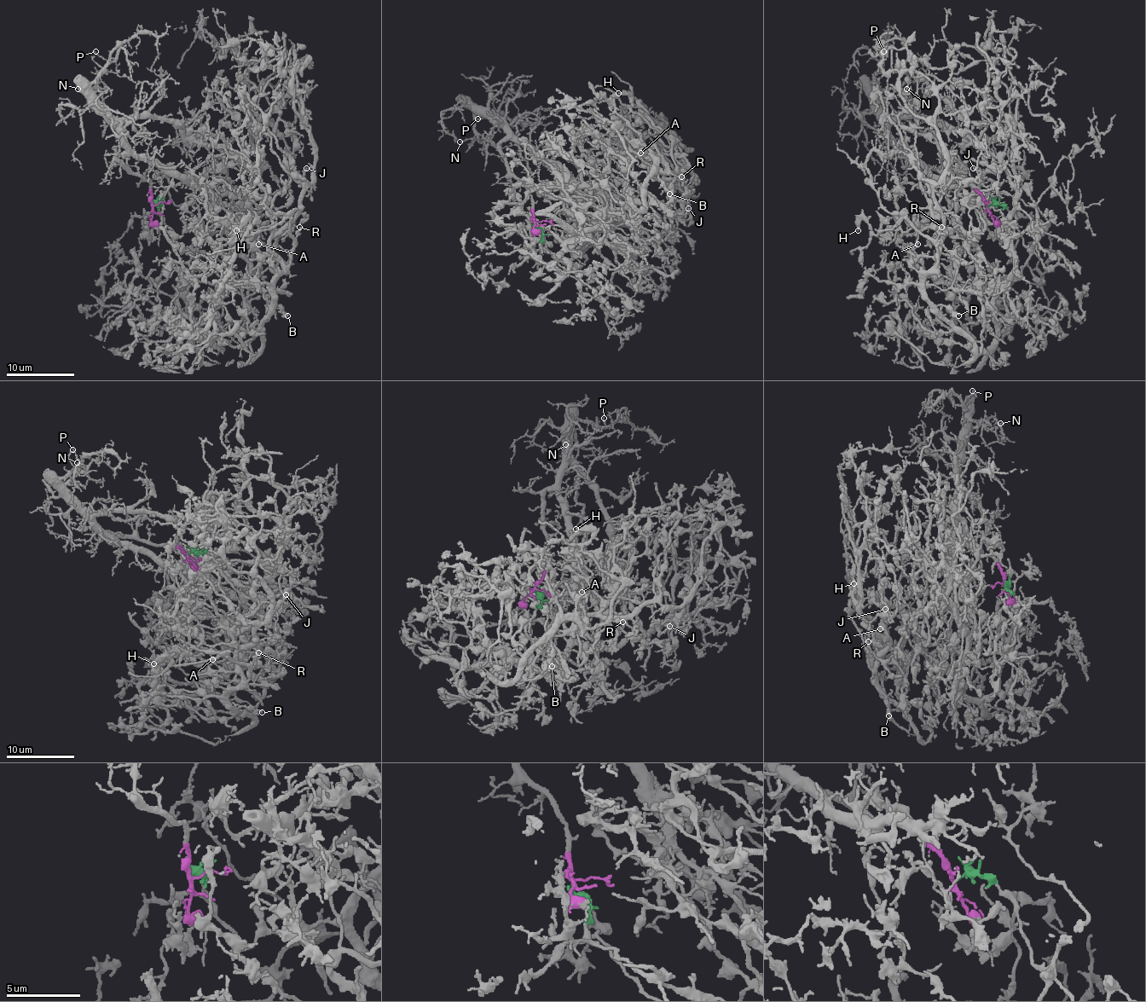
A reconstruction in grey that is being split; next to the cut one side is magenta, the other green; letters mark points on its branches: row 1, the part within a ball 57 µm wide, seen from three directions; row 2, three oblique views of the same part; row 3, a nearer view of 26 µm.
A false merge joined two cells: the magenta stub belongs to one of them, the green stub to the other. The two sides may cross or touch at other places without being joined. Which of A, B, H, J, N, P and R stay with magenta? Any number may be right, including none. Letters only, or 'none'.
N, P

